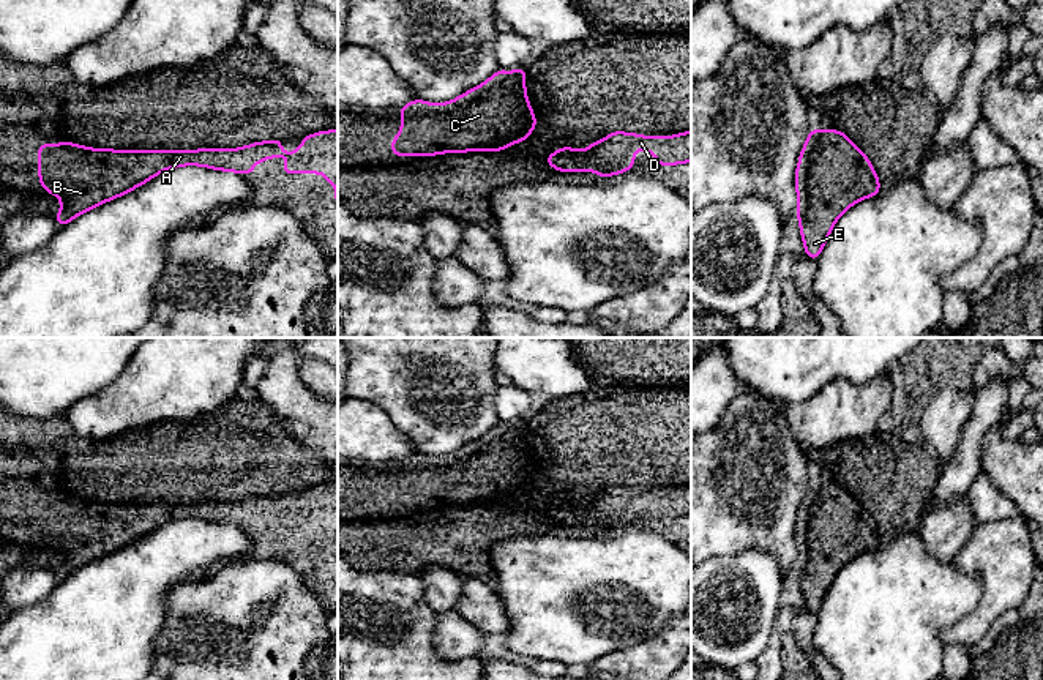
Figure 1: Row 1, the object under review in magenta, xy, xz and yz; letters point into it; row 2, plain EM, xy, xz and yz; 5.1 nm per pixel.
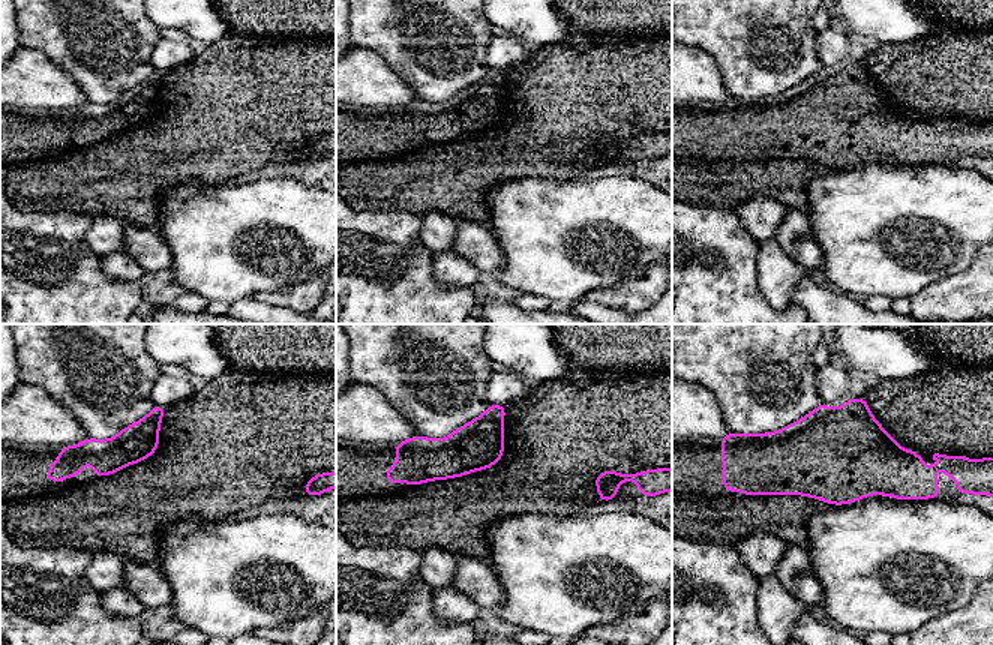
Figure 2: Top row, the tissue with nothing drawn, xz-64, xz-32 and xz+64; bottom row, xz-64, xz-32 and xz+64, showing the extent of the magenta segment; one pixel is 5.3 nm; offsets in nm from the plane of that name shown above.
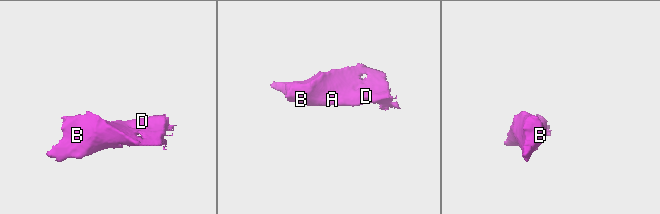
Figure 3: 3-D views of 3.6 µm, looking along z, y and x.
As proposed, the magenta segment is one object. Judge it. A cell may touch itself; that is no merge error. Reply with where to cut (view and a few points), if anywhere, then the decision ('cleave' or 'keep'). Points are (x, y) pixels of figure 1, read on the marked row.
cut none; keep

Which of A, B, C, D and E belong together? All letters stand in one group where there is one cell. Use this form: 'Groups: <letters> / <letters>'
Groups: A B C D E

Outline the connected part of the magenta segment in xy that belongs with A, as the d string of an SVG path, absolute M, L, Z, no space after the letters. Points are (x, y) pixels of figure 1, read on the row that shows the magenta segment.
M338 129L320 131L301 139L295 151L281 148L282 139L262 140L241 148L200 148L200 150L110 150L90 148L73 142L38 145L38 178L41 189L57 196L62 202L60 211L54 216L63 227L79 215L114 200L167 169L183 166L202 166L215 170L254 174L254 164L267 158L289 156L281 167L282 174L323 174L327 183L336 188L335 204L338 205Z

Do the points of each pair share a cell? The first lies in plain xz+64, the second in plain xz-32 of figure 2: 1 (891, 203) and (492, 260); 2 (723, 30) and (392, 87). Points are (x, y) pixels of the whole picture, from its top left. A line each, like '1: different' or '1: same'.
1: different
2: different

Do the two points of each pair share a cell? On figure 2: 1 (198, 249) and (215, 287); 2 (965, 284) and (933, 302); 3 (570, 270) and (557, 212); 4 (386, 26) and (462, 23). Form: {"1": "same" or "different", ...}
{"1": "same", "2": "same", "3": "same", "4": "same"}

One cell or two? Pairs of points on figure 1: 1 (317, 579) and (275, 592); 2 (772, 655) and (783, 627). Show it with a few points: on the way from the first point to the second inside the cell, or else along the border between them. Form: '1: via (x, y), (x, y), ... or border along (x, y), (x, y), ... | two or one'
1: border along (276, 559), (292, 567), (302, 576), (321, 606) | two
2: via (773, 649), (777, 633) | one

